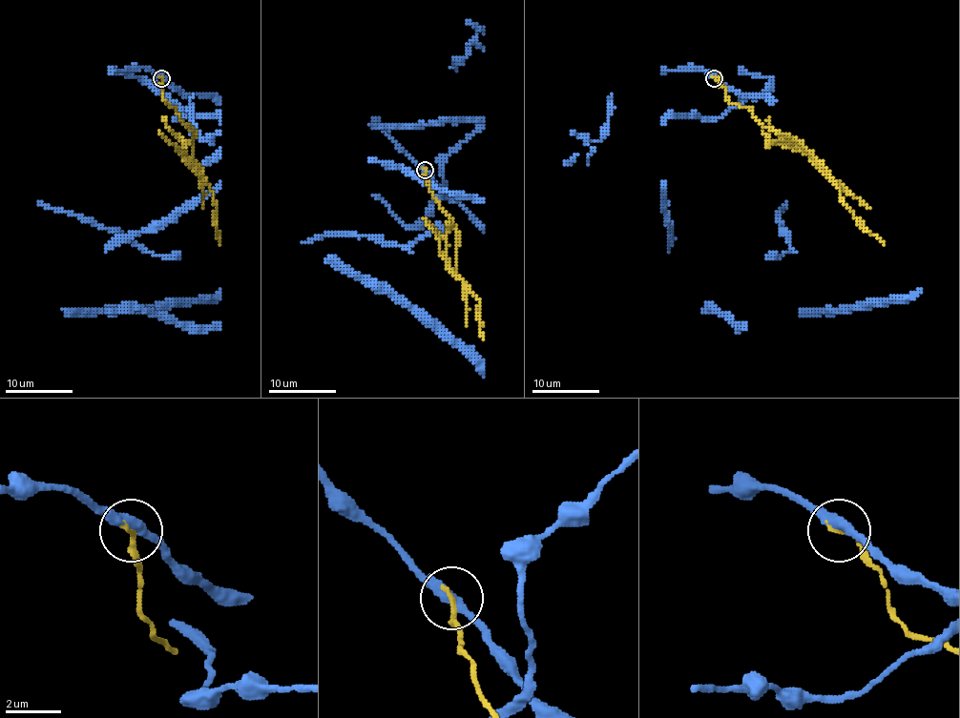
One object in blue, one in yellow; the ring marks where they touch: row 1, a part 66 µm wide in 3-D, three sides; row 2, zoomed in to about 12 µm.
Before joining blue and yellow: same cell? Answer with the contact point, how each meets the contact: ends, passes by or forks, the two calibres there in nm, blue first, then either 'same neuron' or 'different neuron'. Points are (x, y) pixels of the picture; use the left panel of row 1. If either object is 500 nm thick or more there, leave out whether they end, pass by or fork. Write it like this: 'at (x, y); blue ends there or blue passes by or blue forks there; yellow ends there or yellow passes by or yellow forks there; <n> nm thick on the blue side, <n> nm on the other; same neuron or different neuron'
at (161, 78); blue passes by; yellow ends there; 400 nm thick on the blue side, 220 nm on the other; different neuron

